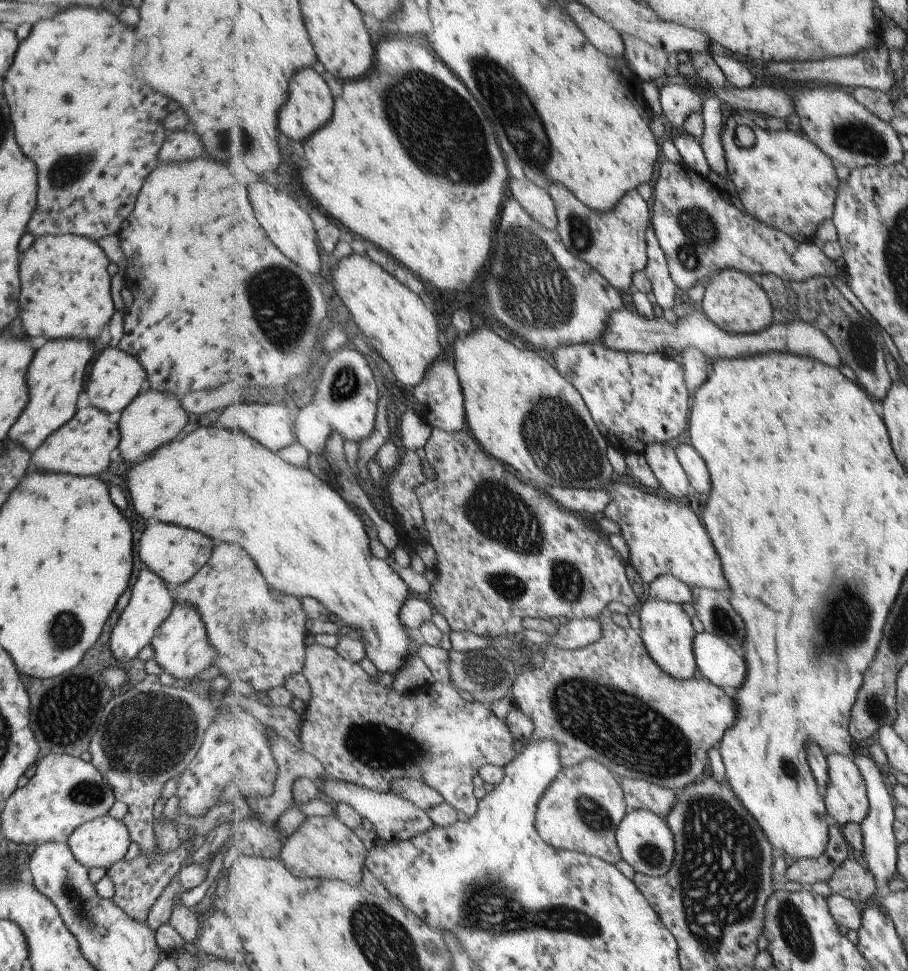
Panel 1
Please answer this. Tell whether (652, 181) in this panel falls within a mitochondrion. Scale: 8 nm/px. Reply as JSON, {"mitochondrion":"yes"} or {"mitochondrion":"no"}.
{"mitochondrion":"no"}

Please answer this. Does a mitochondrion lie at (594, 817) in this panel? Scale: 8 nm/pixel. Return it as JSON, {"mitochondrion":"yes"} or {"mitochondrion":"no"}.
{"mitochondrion":"yes"}

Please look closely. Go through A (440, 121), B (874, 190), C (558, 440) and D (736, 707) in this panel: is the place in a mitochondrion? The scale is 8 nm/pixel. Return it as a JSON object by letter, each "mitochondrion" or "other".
{"A":"mitochondrion","B":"other","C":"mitochondrion","D":"other"}

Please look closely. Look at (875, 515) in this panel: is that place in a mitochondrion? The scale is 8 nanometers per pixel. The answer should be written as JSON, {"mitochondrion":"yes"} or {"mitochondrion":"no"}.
{"mitochondrion":"no"}

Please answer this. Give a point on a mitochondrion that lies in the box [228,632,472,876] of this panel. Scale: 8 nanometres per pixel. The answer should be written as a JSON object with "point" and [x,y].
{"point":[380,747]}

